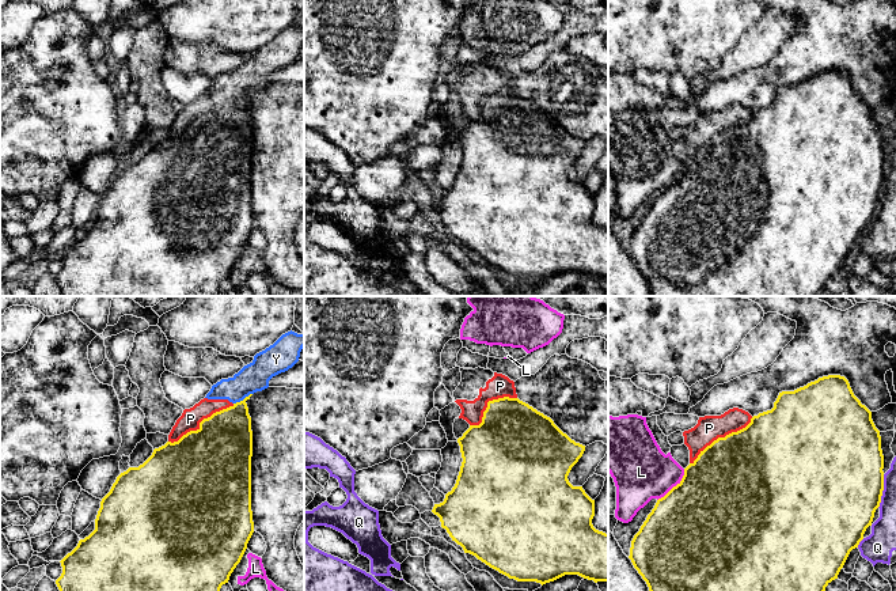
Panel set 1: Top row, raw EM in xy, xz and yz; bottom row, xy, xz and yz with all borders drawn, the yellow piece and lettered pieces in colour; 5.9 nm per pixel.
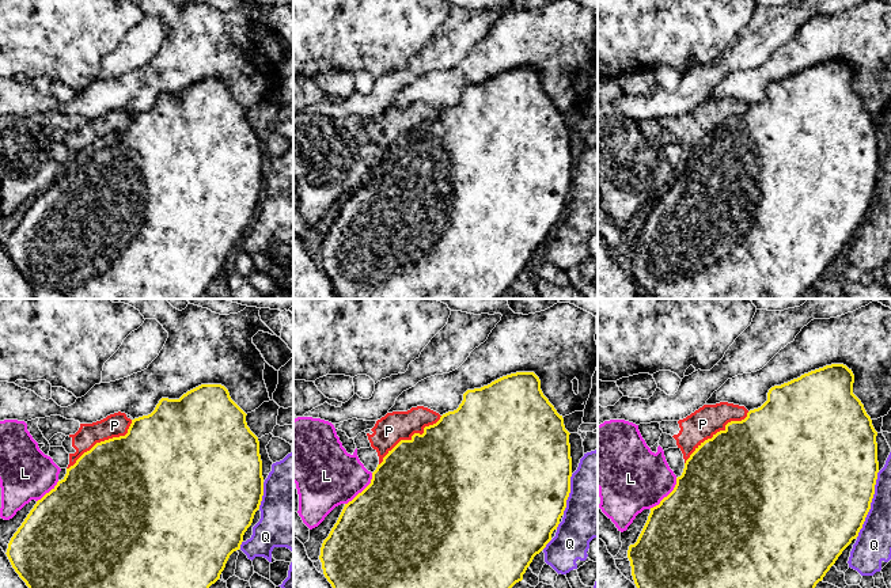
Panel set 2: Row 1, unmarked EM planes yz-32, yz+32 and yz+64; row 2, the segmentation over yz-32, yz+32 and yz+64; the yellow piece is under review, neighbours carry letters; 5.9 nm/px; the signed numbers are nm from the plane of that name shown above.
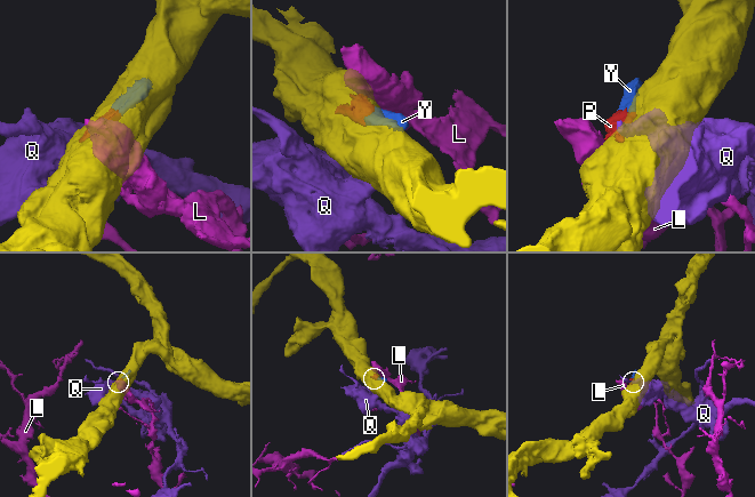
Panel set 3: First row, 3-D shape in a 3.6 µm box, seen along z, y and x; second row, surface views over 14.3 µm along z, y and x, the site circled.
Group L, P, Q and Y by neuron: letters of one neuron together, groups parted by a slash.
L / P Y / Q

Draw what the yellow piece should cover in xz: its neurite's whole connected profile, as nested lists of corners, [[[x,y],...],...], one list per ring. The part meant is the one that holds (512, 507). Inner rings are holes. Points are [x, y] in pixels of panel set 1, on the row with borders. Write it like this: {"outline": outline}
{"outline": [[[498,398],[487,402],[479,425],[470,428],[458,439],[462,466],[455,486],[432,512],[440,518],[441,527],[464,553],[517,581],[536,581],[542,586],[565,575],[608,581],[608,534],[593,527],[595,500],[582,486],[573,486],[567,476],[585,451],[563,433],[554,421],[519,398]]]}

